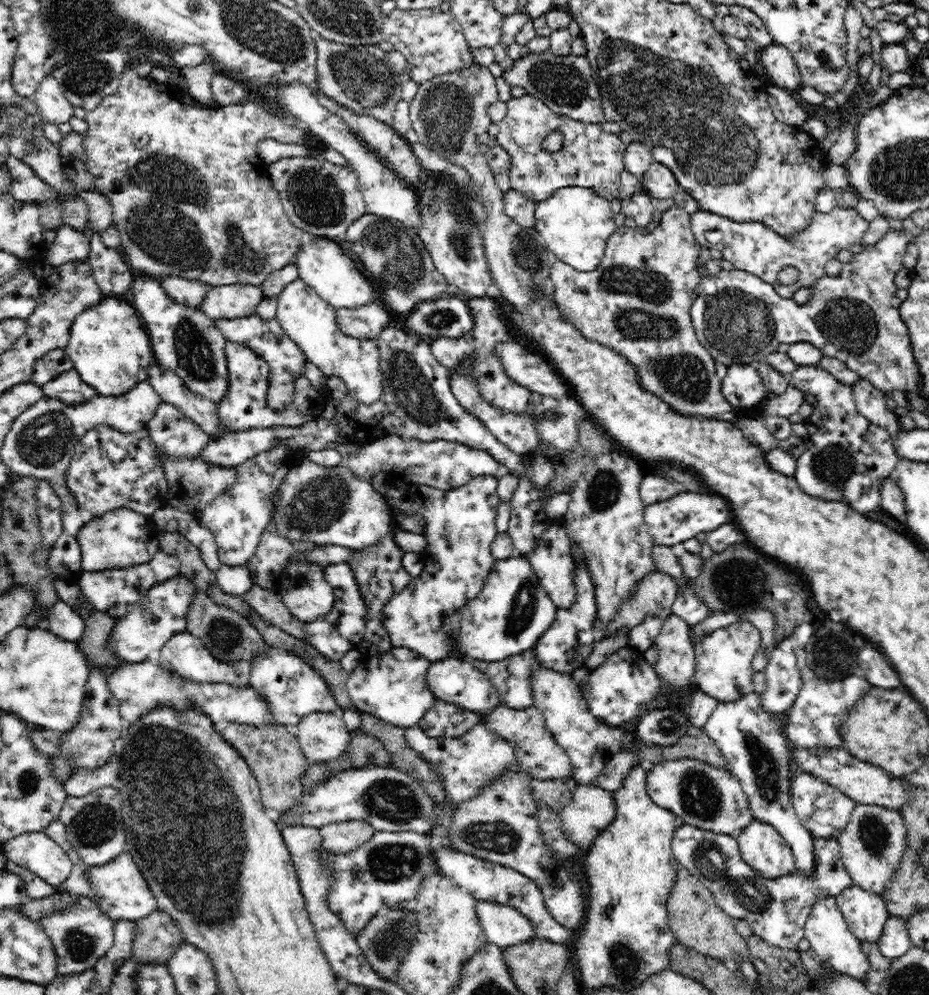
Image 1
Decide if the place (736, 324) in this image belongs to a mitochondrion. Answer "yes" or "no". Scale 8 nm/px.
yes

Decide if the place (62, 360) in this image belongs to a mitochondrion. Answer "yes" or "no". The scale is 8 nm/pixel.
no

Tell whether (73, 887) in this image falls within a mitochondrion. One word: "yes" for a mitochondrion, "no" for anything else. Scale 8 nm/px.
no

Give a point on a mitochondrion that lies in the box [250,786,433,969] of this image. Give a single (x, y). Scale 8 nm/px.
(389, 863)

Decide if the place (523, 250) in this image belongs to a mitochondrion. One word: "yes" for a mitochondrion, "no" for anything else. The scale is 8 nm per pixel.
yes

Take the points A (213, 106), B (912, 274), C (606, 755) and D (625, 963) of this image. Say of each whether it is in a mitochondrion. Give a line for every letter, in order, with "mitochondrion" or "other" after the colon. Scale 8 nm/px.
A: other
B: other
C: other
D: mitochondrion

